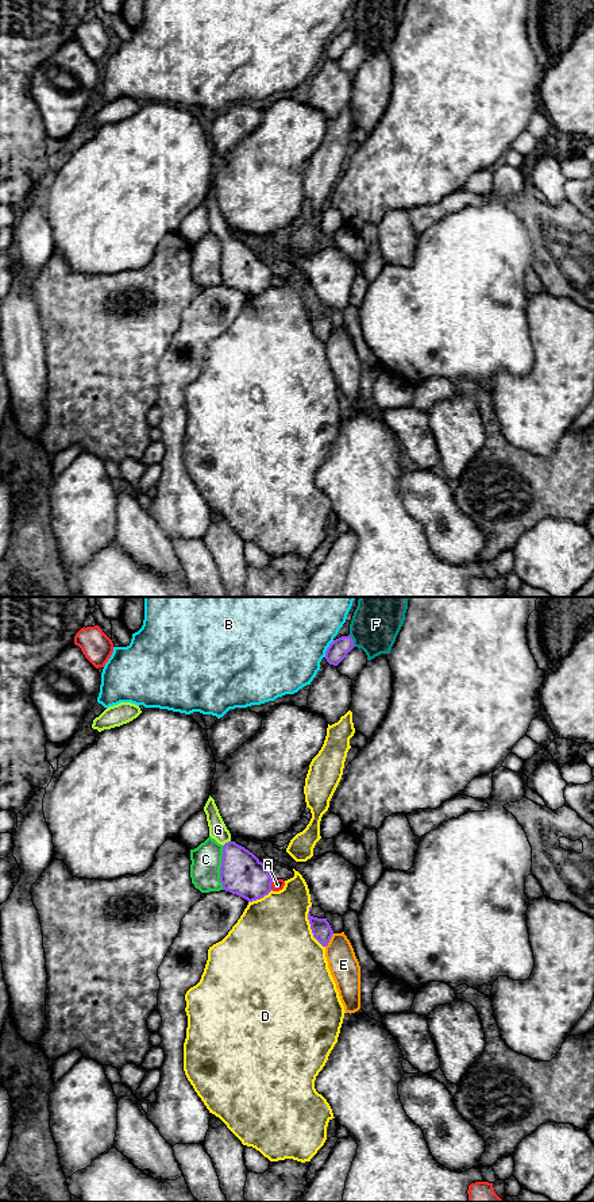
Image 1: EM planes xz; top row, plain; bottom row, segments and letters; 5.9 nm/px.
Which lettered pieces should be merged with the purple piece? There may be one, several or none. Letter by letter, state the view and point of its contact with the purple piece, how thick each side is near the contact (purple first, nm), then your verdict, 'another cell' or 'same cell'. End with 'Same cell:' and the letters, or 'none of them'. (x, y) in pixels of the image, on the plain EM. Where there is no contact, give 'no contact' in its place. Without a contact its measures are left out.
A: contact xz (270, 280); calibres 260 and 70 nm; another cell
B: contact xz (327, 43); calibres 120 and 460 nm; another cell
C: contact xz (220, 262); calibres 260 and 180 nm; another cell
D: contact xz (311, 322); calibres 120 and 480 nm; another cell
E: contact xz (330, 334); calibres 120 and 180 nm; another cell
F: contact xz (353, 35); calibres 120 and 280 nm; another cell
G: contact xz (226, 238); calibres 260 and 110 nm; same cell
Same cell: G

